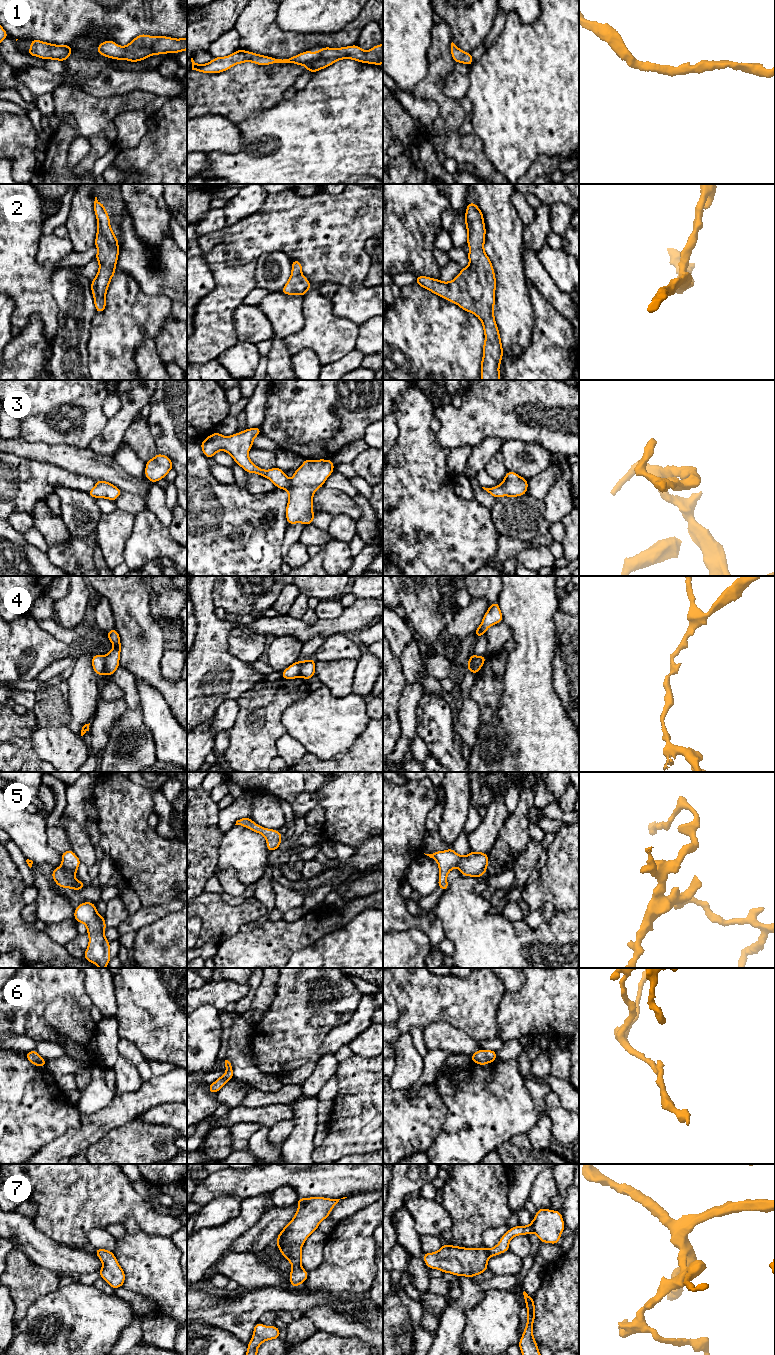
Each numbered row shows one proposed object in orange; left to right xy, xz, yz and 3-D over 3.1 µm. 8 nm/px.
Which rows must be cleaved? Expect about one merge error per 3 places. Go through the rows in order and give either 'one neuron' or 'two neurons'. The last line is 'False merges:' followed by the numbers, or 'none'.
1: one neuron
2: one neuron
3: one neuron
4: two neurons
5: one neuron
6: one neuron
7: one neuron
False merges: 4

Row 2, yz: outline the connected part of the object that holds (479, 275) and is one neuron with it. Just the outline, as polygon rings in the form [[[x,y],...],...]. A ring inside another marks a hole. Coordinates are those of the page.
[[[469,202],[465,213],[469,266],[450,282],[418,276],[415,283],[476,315],[483,325],[485,342],[481,361],[481,380],[501,380],[499,366],[503,348],[494,317],[496,278],[484,250],[485,224],[476,203]]]

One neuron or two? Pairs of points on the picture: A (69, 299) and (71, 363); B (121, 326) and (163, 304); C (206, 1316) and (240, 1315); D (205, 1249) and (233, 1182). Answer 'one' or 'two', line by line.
A: one
B: one
C: one
D: two

